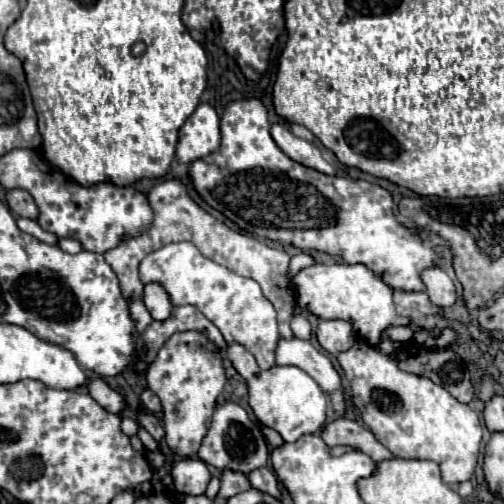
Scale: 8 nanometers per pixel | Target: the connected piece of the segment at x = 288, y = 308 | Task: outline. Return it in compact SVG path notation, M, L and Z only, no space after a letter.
M166 180L166 182L156 184L148 194L148 202L154 210L154 222L152 222L150 230L140 238L124 240L118 248L112 248L104 254L106 262L112 266L112 270L116 272L116 276L120 280L120 290L126 300L142 300L144 298L144 284L138 278L138 264L146 254L158 250L160 246L166 246L168 242L188 240L206 258L212 258L212 262L222 264L240 276L248 276L248 278L256 280L262 286L264 296L274 304L274 308L278 312L280 336L286 340L294 338L294 334L290 330L290 320L294 316L296 290L288 278L290 256L284 250L270 248L270 246L266 246L266 242L258 240L254 236L244 236L244 234L232 232L222 222L214 220L210 214L206 214L198 204L194 204L190 200L190 196L186 194L186 188L182 186L180 180Z

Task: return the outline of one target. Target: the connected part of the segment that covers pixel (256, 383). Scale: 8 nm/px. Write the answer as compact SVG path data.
M230 344L226 356L248 384L248 404L256 418L262 424L274 428L284 438L284 442L296 442L296 438L302 434L314 434L322 430L326 422L328 398L304 370L296 366L272 366L268 370L260 370L254 356L240 344Z

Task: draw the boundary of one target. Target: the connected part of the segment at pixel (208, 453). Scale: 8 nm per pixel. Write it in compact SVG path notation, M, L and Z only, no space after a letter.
M226 402L222 406L216 406L214 414L212 414L212 422L210 428L198 448L198 458L204 460L206 464L210 464L216 470L222 468L232 468L238 472L252 472L254 468L260 468L268 462L270 450L266 446L264 434L260 432L258 424L246 414L246 410L234 402Z

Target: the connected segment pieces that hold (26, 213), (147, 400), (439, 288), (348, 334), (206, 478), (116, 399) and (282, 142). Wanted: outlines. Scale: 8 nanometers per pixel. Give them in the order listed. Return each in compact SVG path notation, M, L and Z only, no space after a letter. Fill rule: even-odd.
M10 190L10 192L6 194L6 198L8 198L10 210L12 210L16 216L30 218L30 220L36 220L36 218L38 218L38 206L36 206L34 198L32 198L26 190Z
M146 390L146 392L140 396L140 400L142 400L142 406L144 406L148 412L152 412L152 414L160 414L160 412L162 412L160 398L158 398L152 390Z
M430 266L426 270L422 270L422 282L426 286L426 294L430 296L432 304L440 306L440 308L448 308L452 306L452 302L456 302L456 286L454 280L440 268L440 266Z
M320 320L316 338L320 346L334 356L352 348L356 342L356 334L352 332L350 322L346 320Z
M182 458L172 470L172 482L180 494L198 496L206 492L206 486L210 482L210 470L198 458Z
M96 378L96 380L92 380L92 382L88 384L88 392L90 392L90 396L92 396L102 408L106 408L106 410L112 412L112 414L122 414L122 412L128 408L124 396L118 394L118 392L114 392L114 390L112 390L108 384L104 384L100 378Z
M272 124L270 134L272 134L274 142L278 144L278 148L288 158L292 158L294 162L300 162L300 164L304 164L308 168L314 168L314 170L318 170L322 174L328 174L328 176L334 176L336 174L336 170L322 158L320 150L314 144L310 144L310 142L306 142L302 138L296 138L286 126Z

